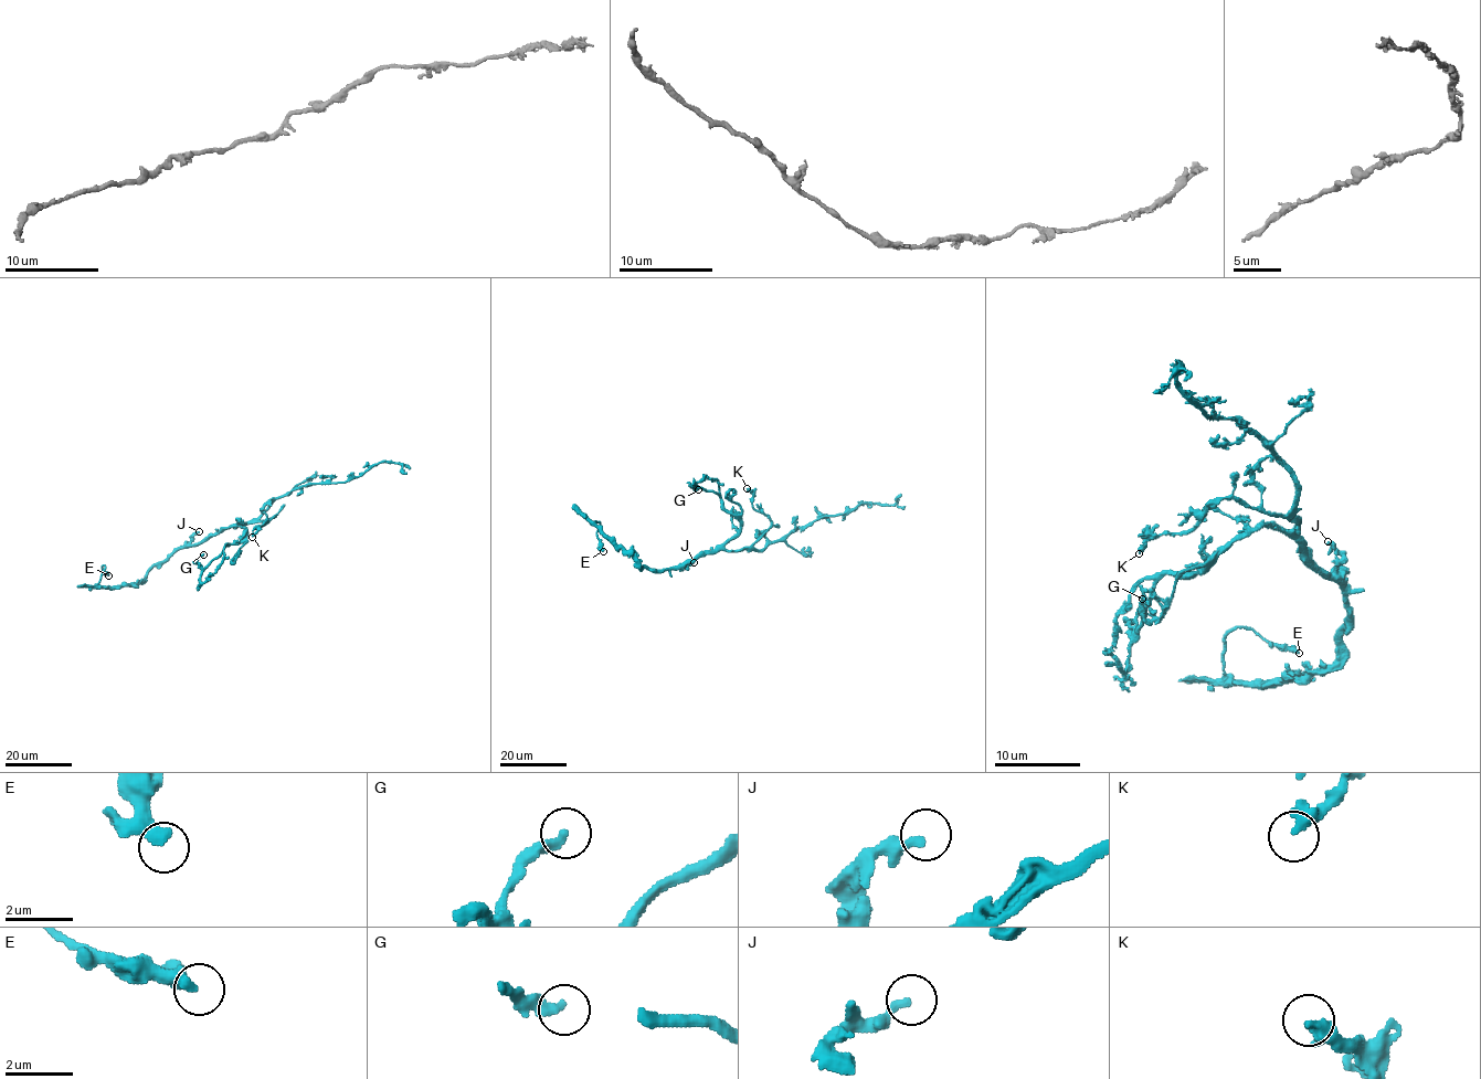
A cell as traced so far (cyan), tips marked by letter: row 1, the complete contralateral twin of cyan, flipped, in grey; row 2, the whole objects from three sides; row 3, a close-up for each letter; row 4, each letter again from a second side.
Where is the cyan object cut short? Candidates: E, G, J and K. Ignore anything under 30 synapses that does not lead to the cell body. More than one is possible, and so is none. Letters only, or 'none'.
none

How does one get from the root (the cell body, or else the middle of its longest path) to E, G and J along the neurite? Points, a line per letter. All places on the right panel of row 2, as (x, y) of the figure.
E: (1294, 535), (1342, 590), (1337, 658), (1262, 683), (1224, 672), (1224, 637), (1235, 628), (1299, 653)
G: (1294, 535), (1256, 526), (1239, 535), (1209, 569), (1166, 573), (1155, 583), (1136, 633), (1142, 599)
J: (1294, 535), (1303, 551), (1331, 575), (1335, 571), (1335, 551), (1328, 541)

